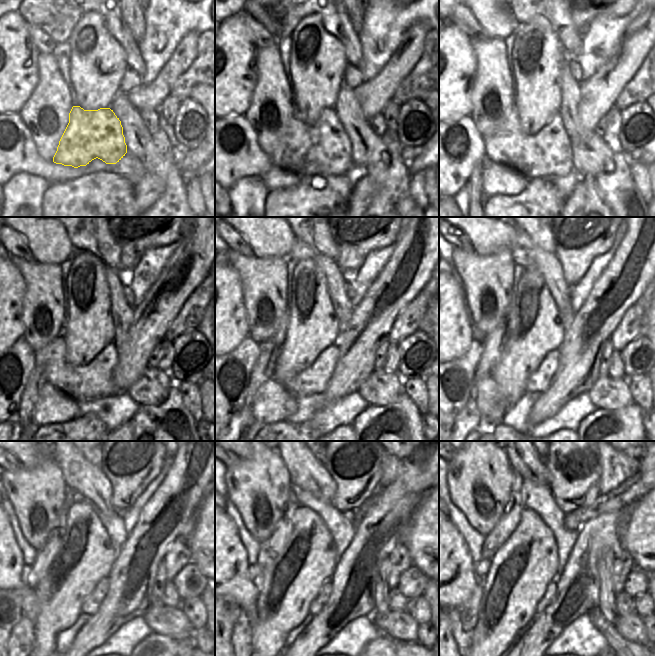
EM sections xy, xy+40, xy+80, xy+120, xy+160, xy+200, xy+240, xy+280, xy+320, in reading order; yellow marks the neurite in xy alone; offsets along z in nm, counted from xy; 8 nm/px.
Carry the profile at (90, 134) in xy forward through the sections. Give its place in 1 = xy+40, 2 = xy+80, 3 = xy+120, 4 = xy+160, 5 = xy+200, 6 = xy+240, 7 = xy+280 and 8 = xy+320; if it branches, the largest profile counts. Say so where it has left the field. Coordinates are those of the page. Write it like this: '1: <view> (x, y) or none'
1: xy+40 (323, 149)
2: xy+80 (547, 154)
3: xy+120 (94, 380)
4: xy+160 (313, 380)
5: xy+200 (539, 381)
6: xy+240 (91, 604)
7: xy+280 (322, 597)
8: xy+320 (551, 588)

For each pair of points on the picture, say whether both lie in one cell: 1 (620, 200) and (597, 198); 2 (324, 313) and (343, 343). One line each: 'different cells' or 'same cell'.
1: same cell
2: different cells

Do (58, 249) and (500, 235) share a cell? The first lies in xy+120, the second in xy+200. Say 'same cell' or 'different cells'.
same cell

